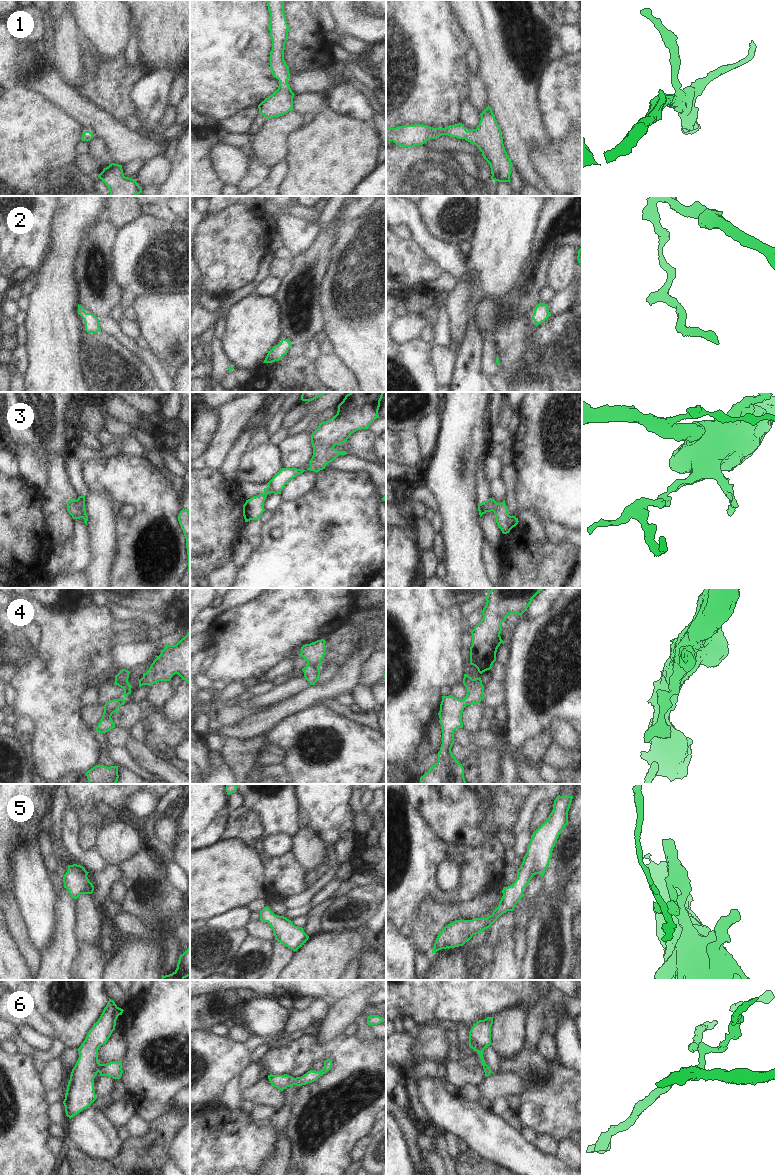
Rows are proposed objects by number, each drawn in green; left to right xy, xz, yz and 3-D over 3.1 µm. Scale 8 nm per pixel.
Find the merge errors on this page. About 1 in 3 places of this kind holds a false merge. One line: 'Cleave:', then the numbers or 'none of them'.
Cleave: none of them.

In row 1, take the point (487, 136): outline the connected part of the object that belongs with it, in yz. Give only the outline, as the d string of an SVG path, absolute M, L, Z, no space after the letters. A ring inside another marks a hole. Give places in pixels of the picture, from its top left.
M491 107L480 114L481 120L476 129L467 131L462 123L449 125L446 128L433 128L428 125L414 124L386 128L386 140L393 141L402 147L423 145L429 139L448 135L475 144L482 152L483 158L491 168L491 179L498 182L510 182L513 166L503 144L501 129Z

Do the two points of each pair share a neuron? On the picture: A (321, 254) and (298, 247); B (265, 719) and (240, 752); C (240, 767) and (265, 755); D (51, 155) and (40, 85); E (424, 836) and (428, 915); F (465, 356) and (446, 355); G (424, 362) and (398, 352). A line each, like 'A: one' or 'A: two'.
A: two
B: two
C: two
D: two
E: two
F: two
G: one

